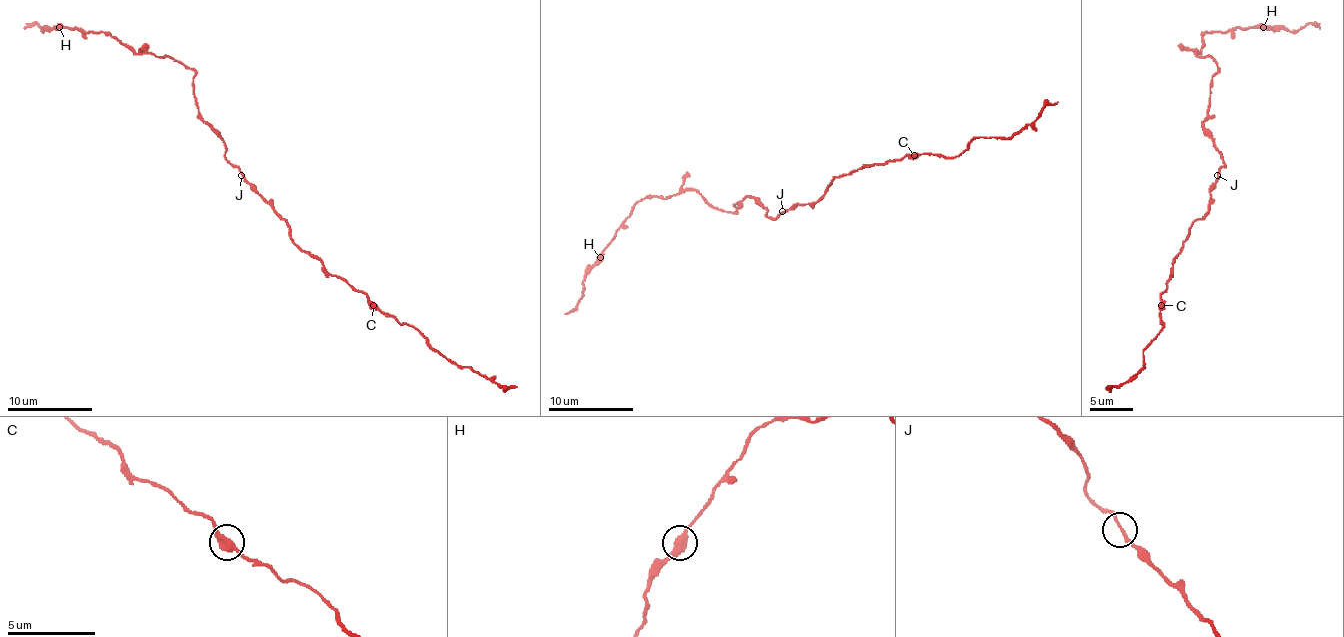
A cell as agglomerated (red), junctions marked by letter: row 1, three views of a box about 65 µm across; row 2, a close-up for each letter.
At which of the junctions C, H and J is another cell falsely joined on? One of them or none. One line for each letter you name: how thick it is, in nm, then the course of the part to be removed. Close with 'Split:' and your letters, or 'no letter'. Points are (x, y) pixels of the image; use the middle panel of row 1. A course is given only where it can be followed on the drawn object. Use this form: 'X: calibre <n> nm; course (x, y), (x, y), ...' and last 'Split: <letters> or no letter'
H: calibre 440 nm; course (599, 258), (584, 279), (584, 292), (578, 304), (565, 313)
Split: H

